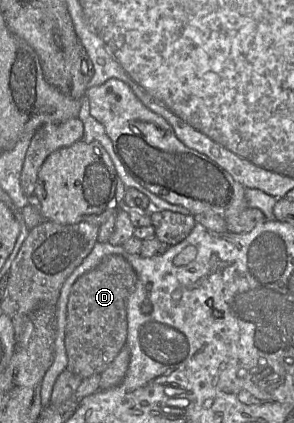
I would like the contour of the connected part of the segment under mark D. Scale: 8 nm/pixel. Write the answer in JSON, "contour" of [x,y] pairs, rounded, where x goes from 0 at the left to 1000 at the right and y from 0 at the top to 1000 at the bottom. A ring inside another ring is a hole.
{"contour":[[[367,603],[241,678],[221,780],[228,872],[279,896],[344,884],[395,846],[432,801],[429,719],[459,681],[466,648],[408,603]]]}

